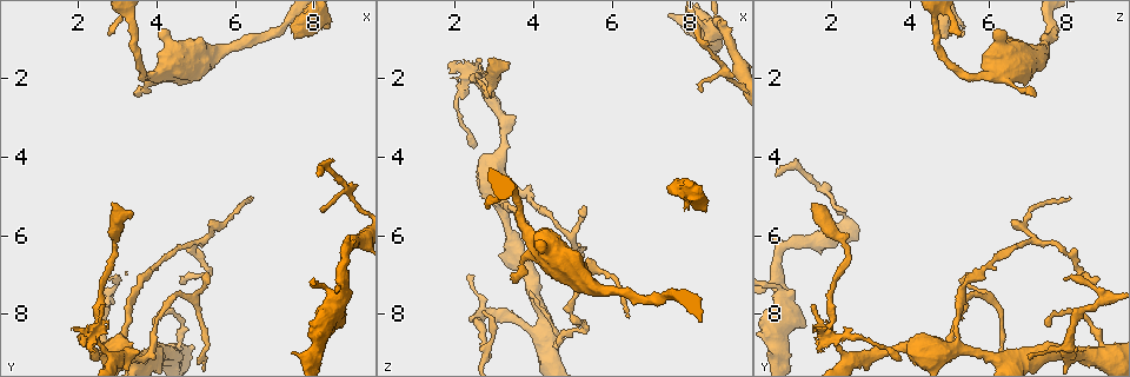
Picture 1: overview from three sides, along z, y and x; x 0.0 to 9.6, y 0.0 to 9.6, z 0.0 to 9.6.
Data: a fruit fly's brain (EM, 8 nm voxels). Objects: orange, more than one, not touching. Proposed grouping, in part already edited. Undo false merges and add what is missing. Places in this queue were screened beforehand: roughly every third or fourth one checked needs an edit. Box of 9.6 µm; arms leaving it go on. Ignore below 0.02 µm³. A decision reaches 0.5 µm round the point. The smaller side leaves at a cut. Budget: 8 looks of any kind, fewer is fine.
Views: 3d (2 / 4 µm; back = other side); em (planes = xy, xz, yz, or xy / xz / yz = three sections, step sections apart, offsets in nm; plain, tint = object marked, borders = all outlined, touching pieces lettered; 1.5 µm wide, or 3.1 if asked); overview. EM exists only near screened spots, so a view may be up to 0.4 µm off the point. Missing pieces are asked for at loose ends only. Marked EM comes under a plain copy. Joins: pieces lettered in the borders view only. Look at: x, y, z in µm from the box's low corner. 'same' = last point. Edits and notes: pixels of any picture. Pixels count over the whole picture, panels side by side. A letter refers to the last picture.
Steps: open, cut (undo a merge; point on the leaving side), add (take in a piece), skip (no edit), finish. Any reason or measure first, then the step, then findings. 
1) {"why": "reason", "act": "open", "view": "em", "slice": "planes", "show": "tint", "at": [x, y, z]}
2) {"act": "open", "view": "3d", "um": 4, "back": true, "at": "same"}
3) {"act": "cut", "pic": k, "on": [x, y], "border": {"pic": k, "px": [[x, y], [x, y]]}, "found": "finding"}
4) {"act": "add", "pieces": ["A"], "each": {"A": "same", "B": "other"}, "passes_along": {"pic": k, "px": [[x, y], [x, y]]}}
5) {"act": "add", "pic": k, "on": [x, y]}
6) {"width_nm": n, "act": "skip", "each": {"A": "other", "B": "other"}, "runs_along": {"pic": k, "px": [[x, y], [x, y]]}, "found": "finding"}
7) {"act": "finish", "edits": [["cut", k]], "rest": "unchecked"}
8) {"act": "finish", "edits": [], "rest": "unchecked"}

{"why": "free end", "act": "open", "view": "em", "slice": "yz", "step": 4, "show": "tint", "at": [8.65, 8.30, 1.25]}

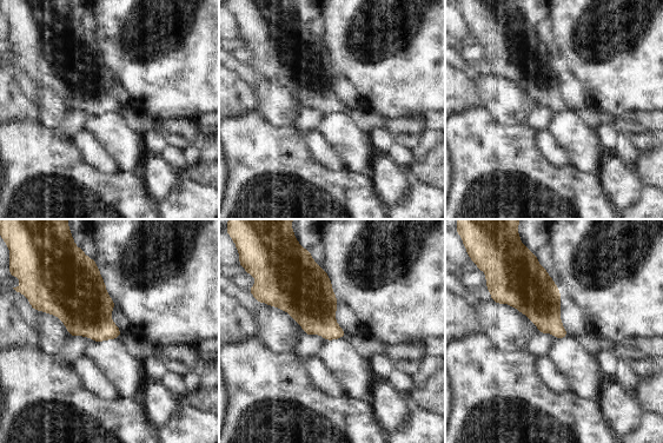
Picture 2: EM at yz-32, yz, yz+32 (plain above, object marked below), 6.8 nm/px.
{"act": "open", "view": "em", "slice": "planes", "show": "borders", "at": "same"}

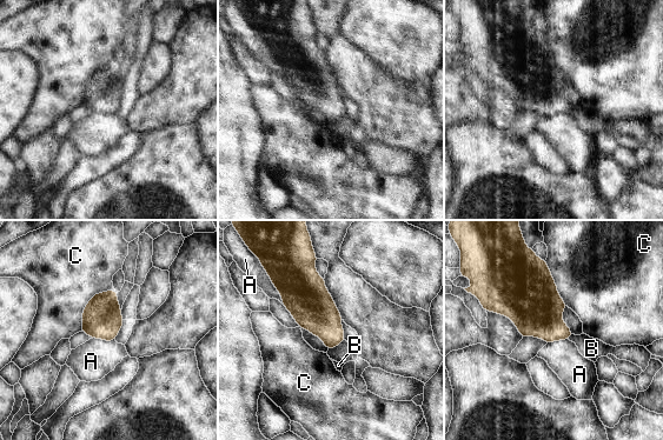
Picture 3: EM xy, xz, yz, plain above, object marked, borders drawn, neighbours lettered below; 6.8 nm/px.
{"longest_contact_nm": ["C", 380], "act": "add", "pieces": ["B"], "each": {"A": "other", "B": "same", "C": "other"}, "passes_along": {"pic": 3, "px": [[539, 315], [570, 335], [591, 348]]}, "found": "the cell continues"}

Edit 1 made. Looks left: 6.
{"act": "open", "view": "overview"}

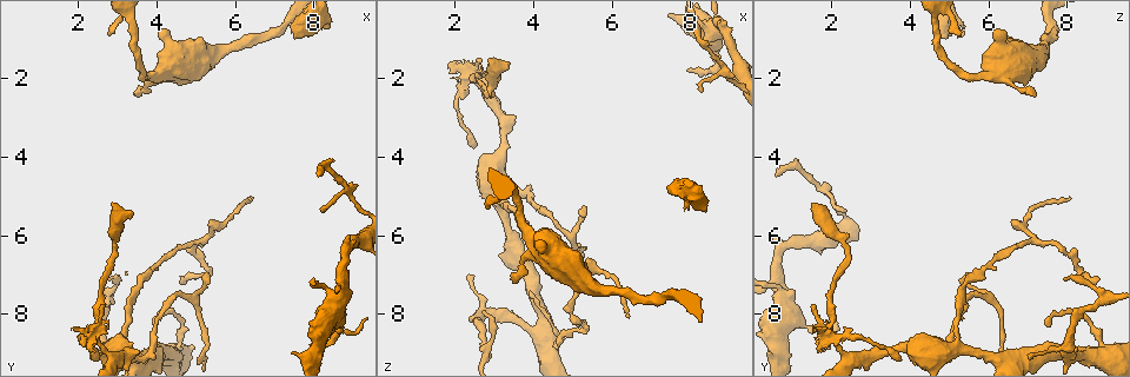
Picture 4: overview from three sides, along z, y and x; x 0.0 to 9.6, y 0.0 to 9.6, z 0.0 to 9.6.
{"why": "free end", "act": "open", "view": "em", "slice": "xy", "step": 4, "show": "borders", "at": [8.25, 5.45, 2.35]}

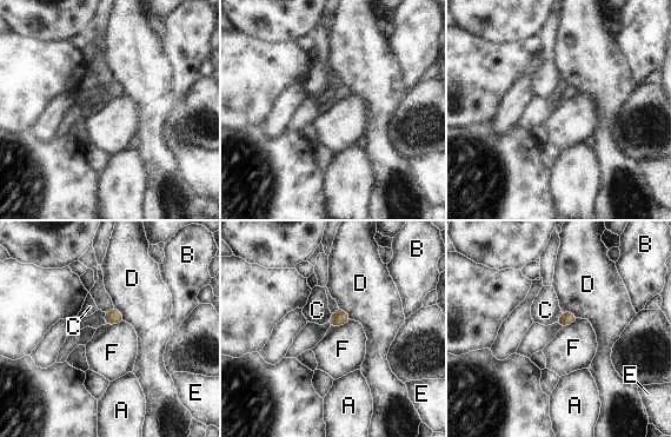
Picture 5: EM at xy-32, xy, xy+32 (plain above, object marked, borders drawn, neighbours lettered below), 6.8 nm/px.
{"why": "another direction", "act": "open", "view": "em", "slice": "planes", "show": "borders", "at": "same"}

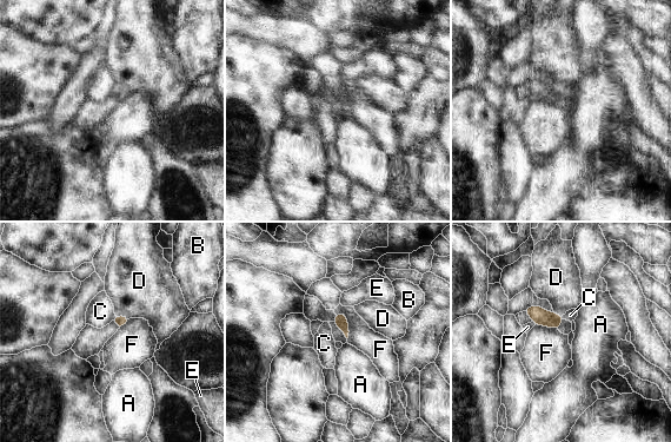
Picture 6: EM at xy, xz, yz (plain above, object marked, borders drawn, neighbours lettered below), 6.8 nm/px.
{"width_nm": 80, "act": "skip", "each": {"A": "other", "B": "other", "C": "other", "D": "other", "E": "other", "F": "other"}, "border": {"pic": 6, "px": [[337, 312], [347, 321], [347, 338]]}, "found": "none of them fits"}

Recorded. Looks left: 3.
{"why": "a fork", "act": "open", "view": "3d", "um": 2, "at": [2.40, 8.50, 1.85]}

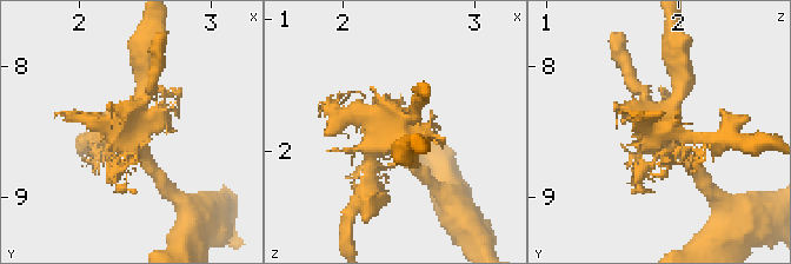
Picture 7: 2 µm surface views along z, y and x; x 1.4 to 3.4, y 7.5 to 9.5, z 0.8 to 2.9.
{"why": "need the tissue", "act": "open", "view": "em", "slice": "planes", "show": "borders", "at": [2.46, 8.48, 1.88]}

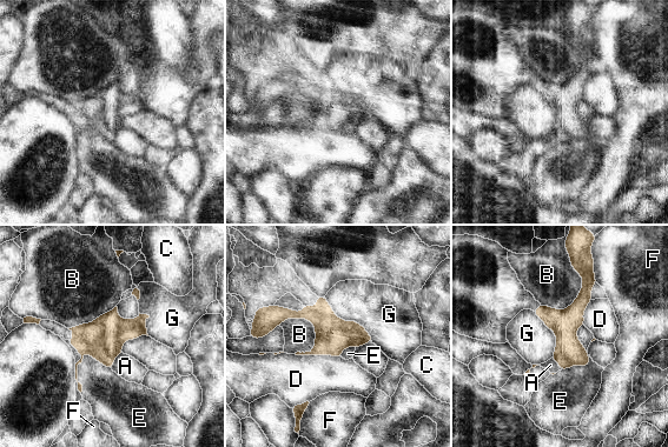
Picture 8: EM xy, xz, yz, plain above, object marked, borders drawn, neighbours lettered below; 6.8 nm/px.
{"longest_contact_nm": ["G", 460], "act": "skip", "each": {"A": "other", "B": "other", "C": "other", "D": "other", "E": "other", "F": "other", "G": "other"}, "border": {"pic": 8, "px": [[324, 297], [372, 341]]}, "found": "continuous, no second cell"}

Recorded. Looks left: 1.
{"act": "finish", "edits": [["add", 3]], "rest": "unchecked"}

